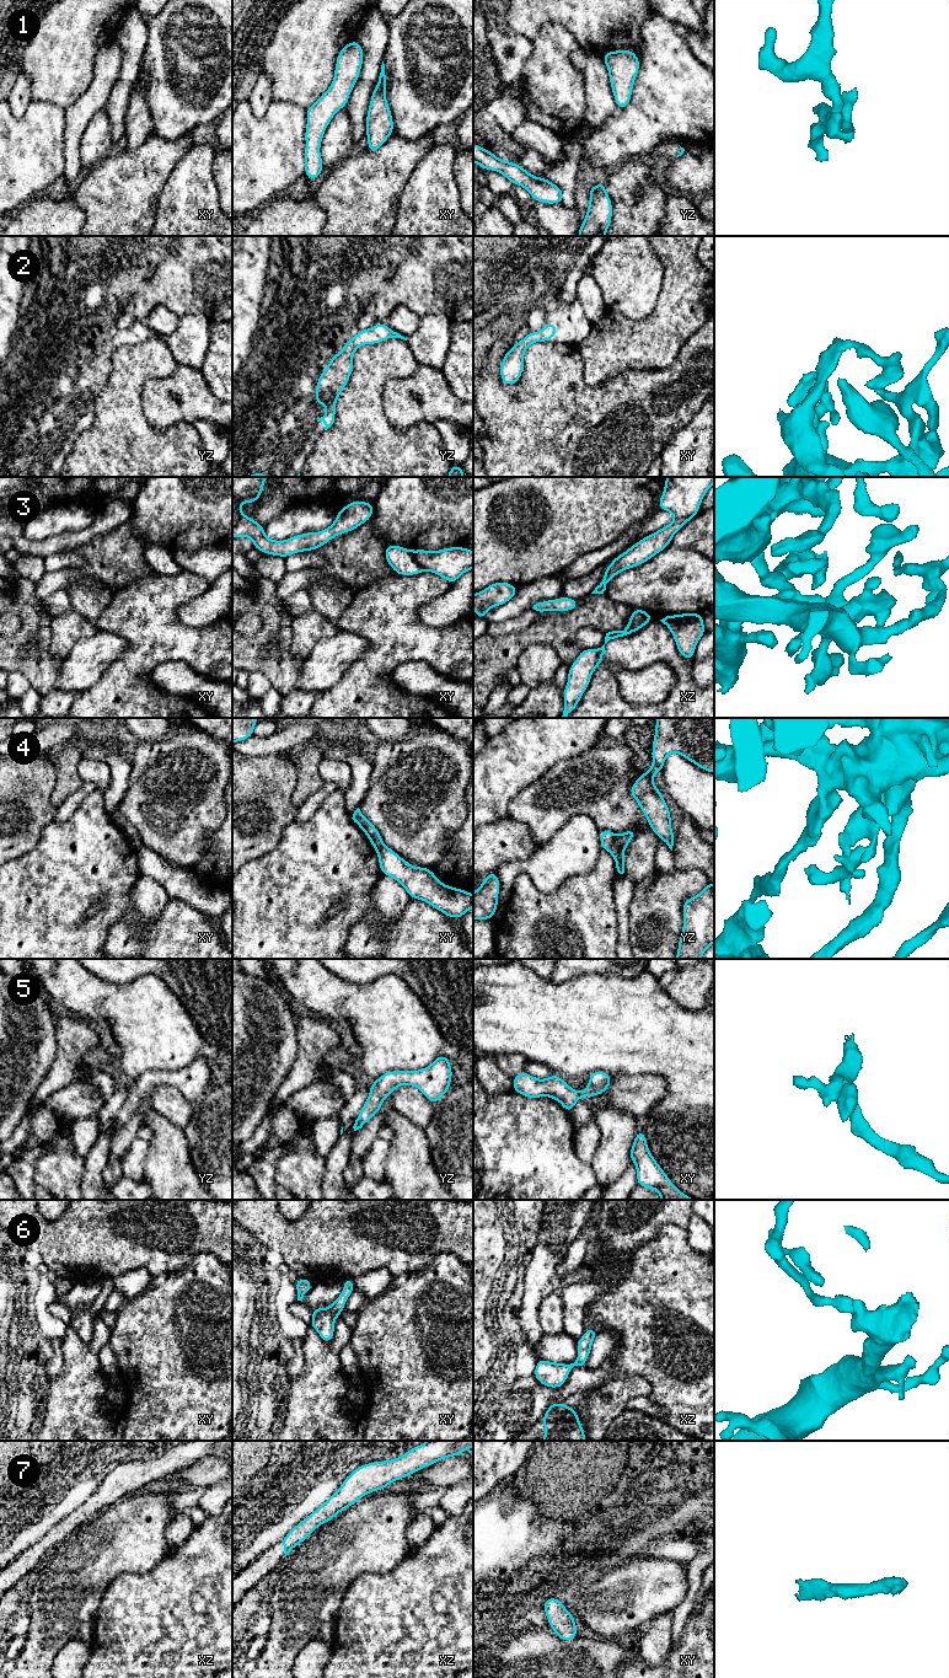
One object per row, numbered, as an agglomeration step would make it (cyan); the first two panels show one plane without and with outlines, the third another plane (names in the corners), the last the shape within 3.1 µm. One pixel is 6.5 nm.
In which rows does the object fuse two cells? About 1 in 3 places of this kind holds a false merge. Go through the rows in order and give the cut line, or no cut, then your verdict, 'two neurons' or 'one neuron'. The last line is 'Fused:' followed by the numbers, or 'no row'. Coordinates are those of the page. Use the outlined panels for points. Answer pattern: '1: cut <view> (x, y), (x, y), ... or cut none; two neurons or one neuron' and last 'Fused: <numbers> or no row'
1: cut none; one neuron
2: cut none; one neuron
3: cut none; one neuron
4: cut yz (614, 836), (614, 842), (623, 851); two neurons
5: cut none; one neuron
6: cut none; one neuron
7: cut none; one neuron
Fused: 4

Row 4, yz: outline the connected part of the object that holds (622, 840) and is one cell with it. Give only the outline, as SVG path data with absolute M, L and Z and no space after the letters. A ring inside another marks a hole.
M631 829L623 833L618 833L615 836L615 843L617 845L617 847L622 851L626 849L626 847L628 846L628 843L633 840L633 837L636 836L637 830L636 829Z

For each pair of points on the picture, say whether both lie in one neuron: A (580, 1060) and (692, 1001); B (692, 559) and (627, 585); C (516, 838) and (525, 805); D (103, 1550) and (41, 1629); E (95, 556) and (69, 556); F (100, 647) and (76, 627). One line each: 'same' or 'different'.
A: different
B: same
C: different
D: same
E: different
F: different

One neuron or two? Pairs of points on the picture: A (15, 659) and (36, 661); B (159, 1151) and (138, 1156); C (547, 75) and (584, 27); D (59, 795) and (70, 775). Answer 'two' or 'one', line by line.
A: one
B: two
C: two
D: one

